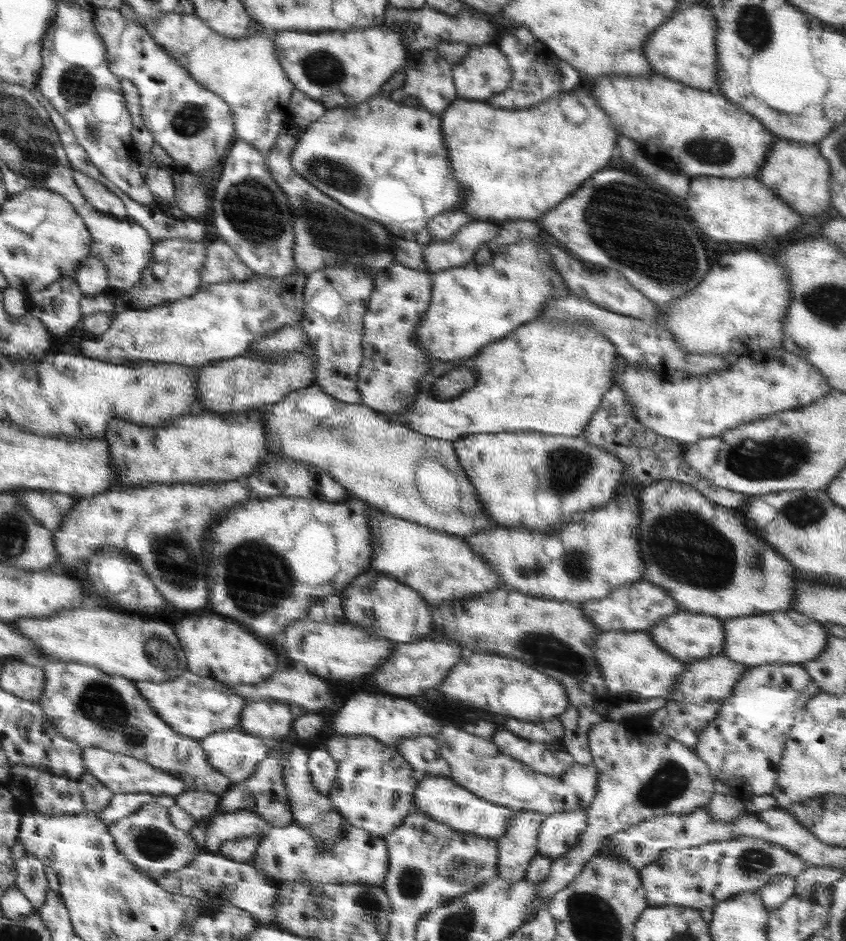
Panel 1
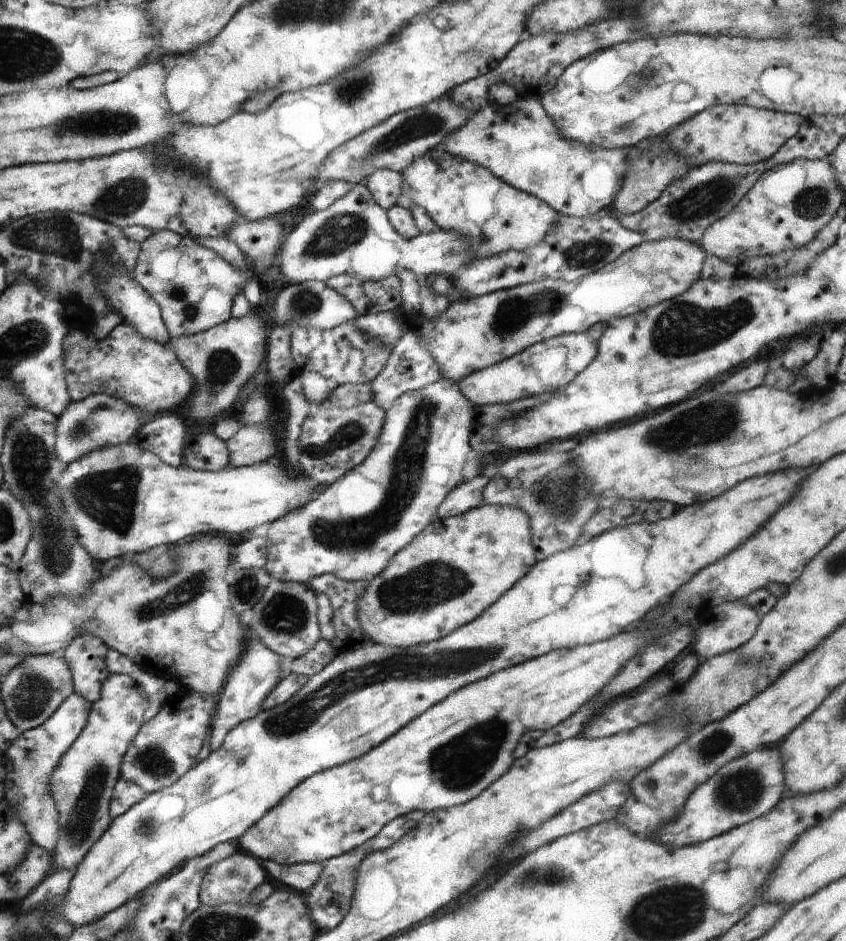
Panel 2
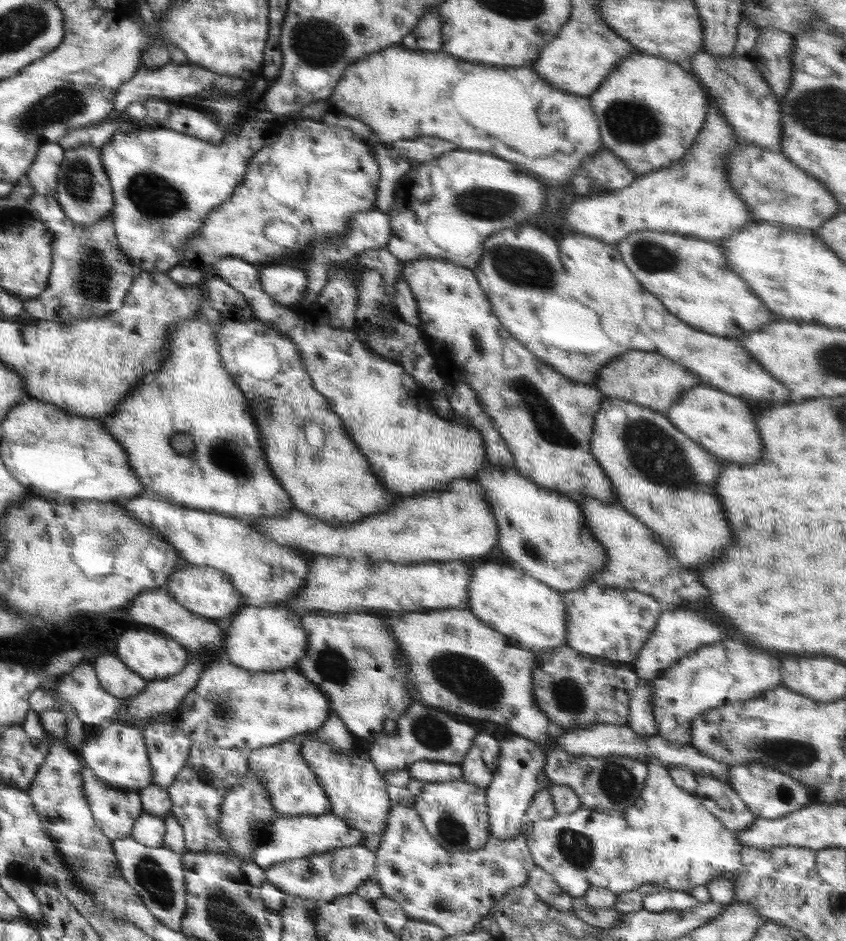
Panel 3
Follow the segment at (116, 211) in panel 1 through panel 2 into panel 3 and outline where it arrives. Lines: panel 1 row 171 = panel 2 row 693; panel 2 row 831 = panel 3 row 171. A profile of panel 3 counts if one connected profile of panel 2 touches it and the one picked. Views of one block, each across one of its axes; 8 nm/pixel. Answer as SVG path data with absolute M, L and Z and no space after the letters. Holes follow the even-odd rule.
M56 141L47 142L39 148L35 162L24 177L35 194L54 196L58 190L59 169L64 158L66 150Z

